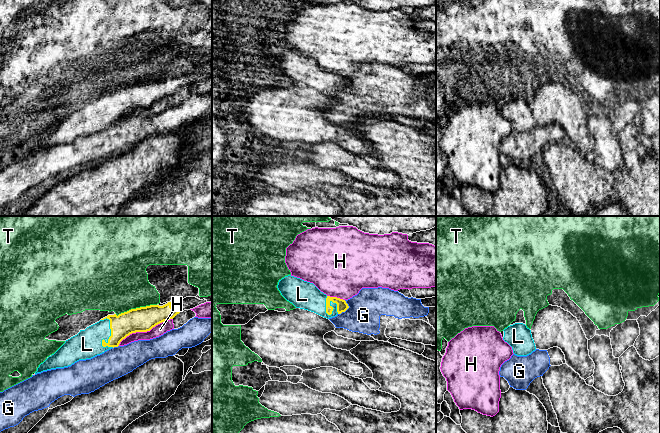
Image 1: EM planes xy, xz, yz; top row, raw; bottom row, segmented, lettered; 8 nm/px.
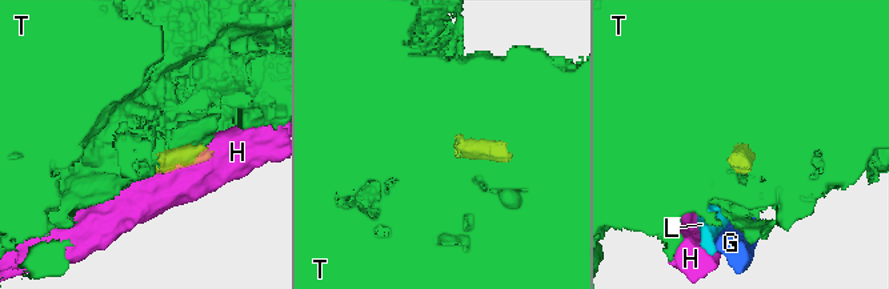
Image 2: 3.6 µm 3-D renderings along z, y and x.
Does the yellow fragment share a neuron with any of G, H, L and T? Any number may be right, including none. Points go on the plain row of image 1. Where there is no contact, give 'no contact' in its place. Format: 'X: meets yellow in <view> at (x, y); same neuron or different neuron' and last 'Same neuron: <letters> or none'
G: meets yellow in xz at (346, 85); different neuron
H: meets yellow in xy at (144, 107); different neuron
L: meets yellow in xy at (108, 116); same neuron
T: meets yellow in xy at (136, 84); different neuron
Same neuron: L

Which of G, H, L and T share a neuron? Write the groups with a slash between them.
G / H / L / T

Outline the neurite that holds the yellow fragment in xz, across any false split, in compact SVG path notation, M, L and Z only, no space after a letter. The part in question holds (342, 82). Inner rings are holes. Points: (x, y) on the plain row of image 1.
M291 51L279 56L277 64L281 71L296 84L314 88L327 95L349 84L345 76L327 72L313 59Z

